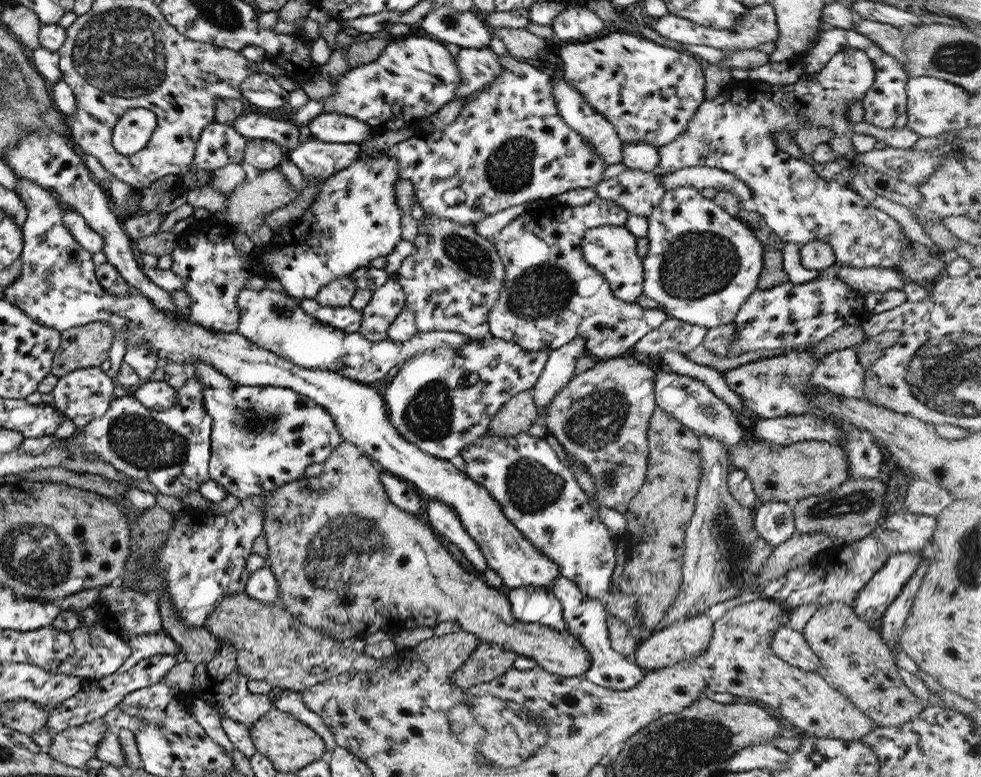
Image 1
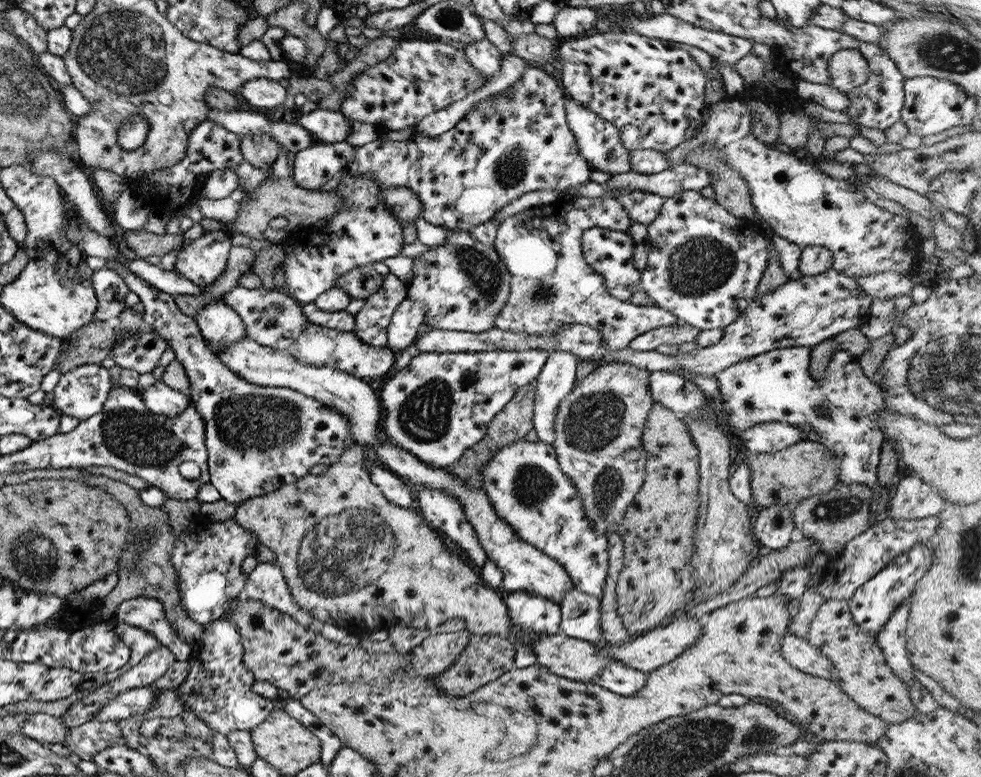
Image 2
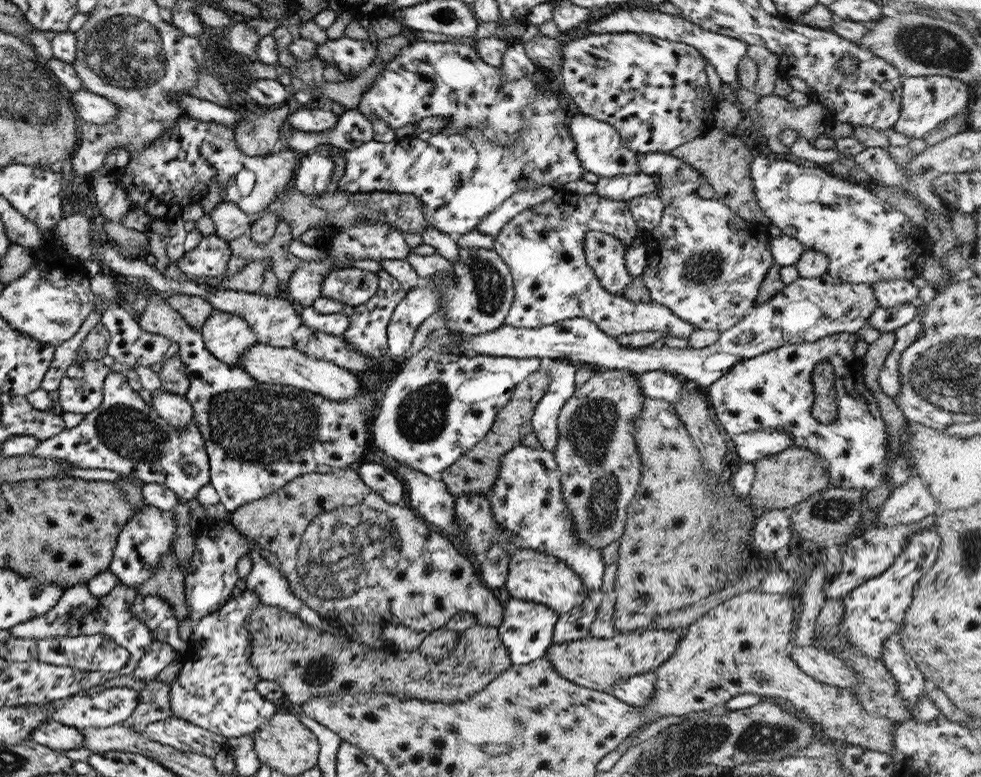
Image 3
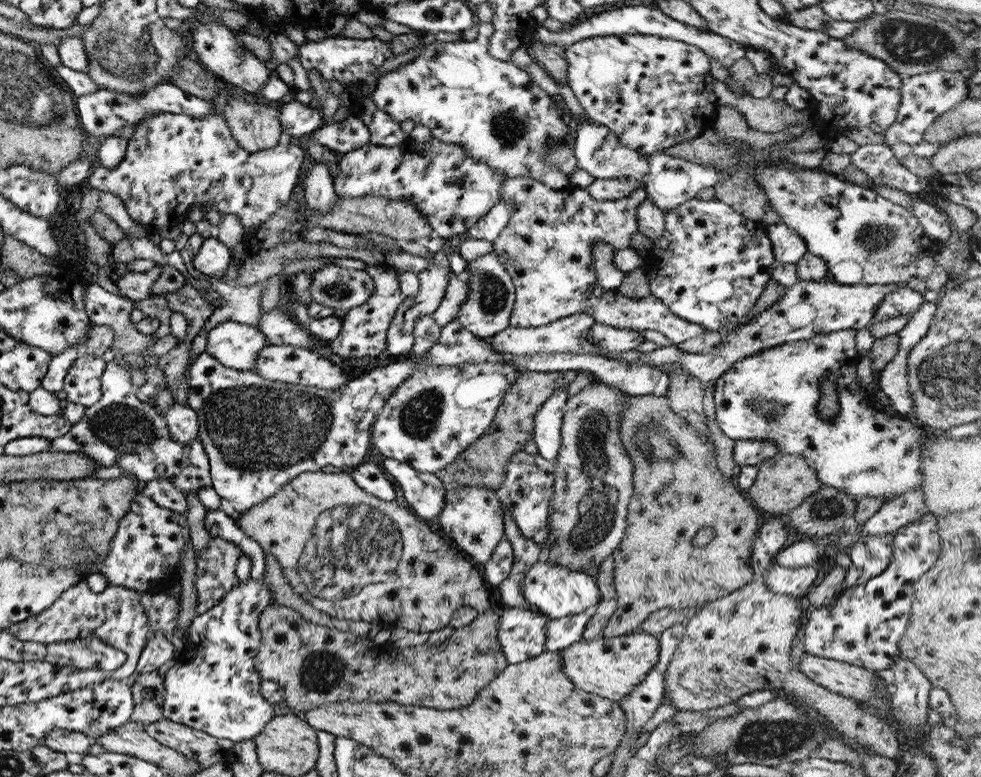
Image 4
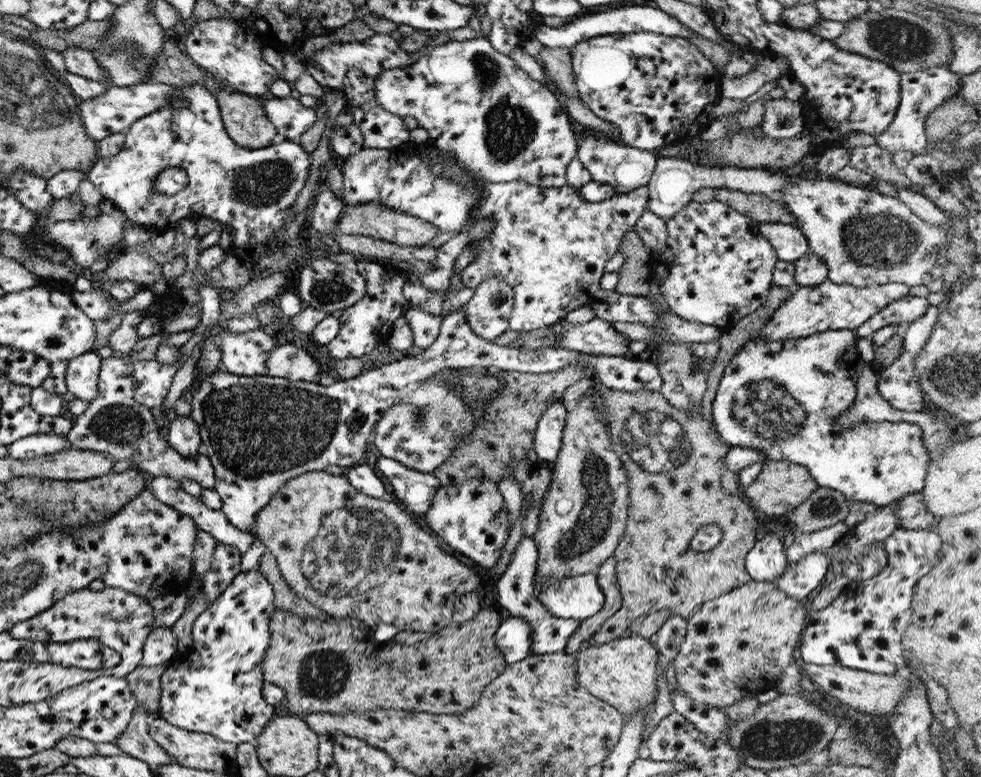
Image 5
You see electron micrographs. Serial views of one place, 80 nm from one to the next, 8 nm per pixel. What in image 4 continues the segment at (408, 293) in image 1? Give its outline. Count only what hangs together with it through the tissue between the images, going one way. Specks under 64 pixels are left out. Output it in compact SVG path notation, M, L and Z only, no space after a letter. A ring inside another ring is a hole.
M493 252L465 264L464 275L460 282L464 282L467 286L467 294L453 319L457 319L465 330L480 339L493 336L508 327L509 315L514 305L514 285L507 271L493 256Z

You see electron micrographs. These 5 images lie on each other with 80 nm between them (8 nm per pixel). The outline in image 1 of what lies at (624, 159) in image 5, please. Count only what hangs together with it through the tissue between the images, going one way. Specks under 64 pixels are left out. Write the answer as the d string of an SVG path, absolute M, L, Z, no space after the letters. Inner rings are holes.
M553 75L550 76L550 79L552 80L552 95L564 123L573 132L576 132L583 142L592 146L592 151L602 160L604 166L621 163L622 142L619 140L614 126L605 120L602 114L595 112L562 76L556 78Z

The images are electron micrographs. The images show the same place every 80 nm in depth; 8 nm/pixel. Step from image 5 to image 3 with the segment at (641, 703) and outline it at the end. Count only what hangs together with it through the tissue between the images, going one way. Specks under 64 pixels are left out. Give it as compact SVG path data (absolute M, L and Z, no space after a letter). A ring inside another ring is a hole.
M685 627L671 630L651 629L623 633L609 638L585 637L556 644L551 642L543 655L553 665L555 672L565 677L565 680L583 688L609 693L616 680L630 676L643 677L648 671L655 670L665 662L685 631Z

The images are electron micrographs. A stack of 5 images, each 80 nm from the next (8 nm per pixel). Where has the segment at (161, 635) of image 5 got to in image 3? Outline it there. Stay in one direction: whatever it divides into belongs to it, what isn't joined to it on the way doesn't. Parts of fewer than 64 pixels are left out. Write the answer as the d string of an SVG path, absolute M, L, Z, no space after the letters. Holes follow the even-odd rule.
M153 640L132 670L133 676L143 681L155 679L157 673L174 659L177 659L175 650L165 642Z

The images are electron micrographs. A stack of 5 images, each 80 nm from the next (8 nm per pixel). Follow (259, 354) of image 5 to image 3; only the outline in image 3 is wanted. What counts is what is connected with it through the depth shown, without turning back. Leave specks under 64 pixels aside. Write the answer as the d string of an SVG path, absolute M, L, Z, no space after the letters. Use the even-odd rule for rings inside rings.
M218 310L205 319L199 334L205 350L231 367L237 367L239 357L257 343L257 335L243 318Z

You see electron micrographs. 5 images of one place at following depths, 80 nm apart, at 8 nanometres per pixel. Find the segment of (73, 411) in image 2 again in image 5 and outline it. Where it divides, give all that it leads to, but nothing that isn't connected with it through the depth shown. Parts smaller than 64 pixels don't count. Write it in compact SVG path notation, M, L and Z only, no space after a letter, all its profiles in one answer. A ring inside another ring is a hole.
M87 352L70 359L64 374L66 389L81 400L90 401L96 397L99 366L101 358L95 352Z

